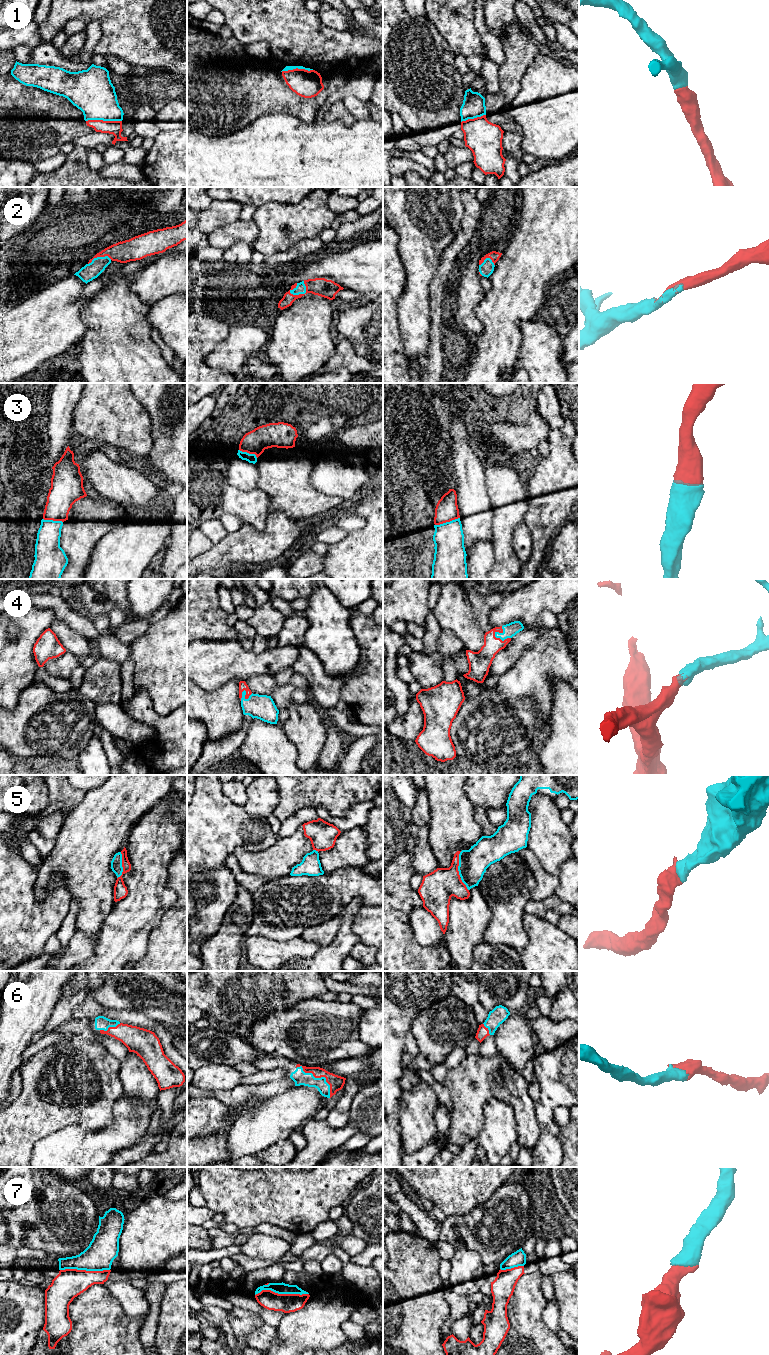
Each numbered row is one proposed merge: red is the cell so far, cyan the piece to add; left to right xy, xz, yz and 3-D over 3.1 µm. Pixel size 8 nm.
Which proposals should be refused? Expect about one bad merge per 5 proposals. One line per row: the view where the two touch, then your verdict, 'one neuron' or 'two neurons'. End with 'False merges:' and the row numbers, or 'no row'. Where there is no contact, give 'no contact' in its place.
1: meets red in xy; one neuron
2: meets red in xz; one neuron
3: meets red in yz; one neuron
4: meets red in yz; one neuron
5: meets red in xy; one neuron
6: meets red in xz; one neuron
7: meets red in xz; one neuron
False merges: no row

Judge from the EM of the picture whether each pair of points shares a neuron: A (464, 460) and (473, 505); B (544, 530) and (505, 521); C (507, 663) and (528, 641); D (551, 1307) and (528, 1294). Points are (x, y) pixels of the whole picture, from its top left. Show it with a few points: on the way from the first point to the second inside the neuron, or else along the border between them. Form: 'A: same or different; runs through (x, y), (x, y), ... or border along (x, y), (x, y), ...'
A: same; runs through (470, 471), (472, 494)
B: different; border along (528, 498), (528, 509), (523, 521)
C: same; runs through (509, 657), (522, 644)
D: different; border along (546, 1302), (542, 1312), (542, 1320), (548, 1327)

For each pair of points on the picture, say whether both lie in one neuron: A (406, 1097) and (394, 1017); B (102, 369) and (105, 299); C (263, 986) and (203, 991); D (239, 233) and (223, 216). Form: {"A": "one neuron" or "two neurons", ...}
{"A": "two neurons", "B": "one neuron", "C": "one neuron", "D": "two neurons"}

